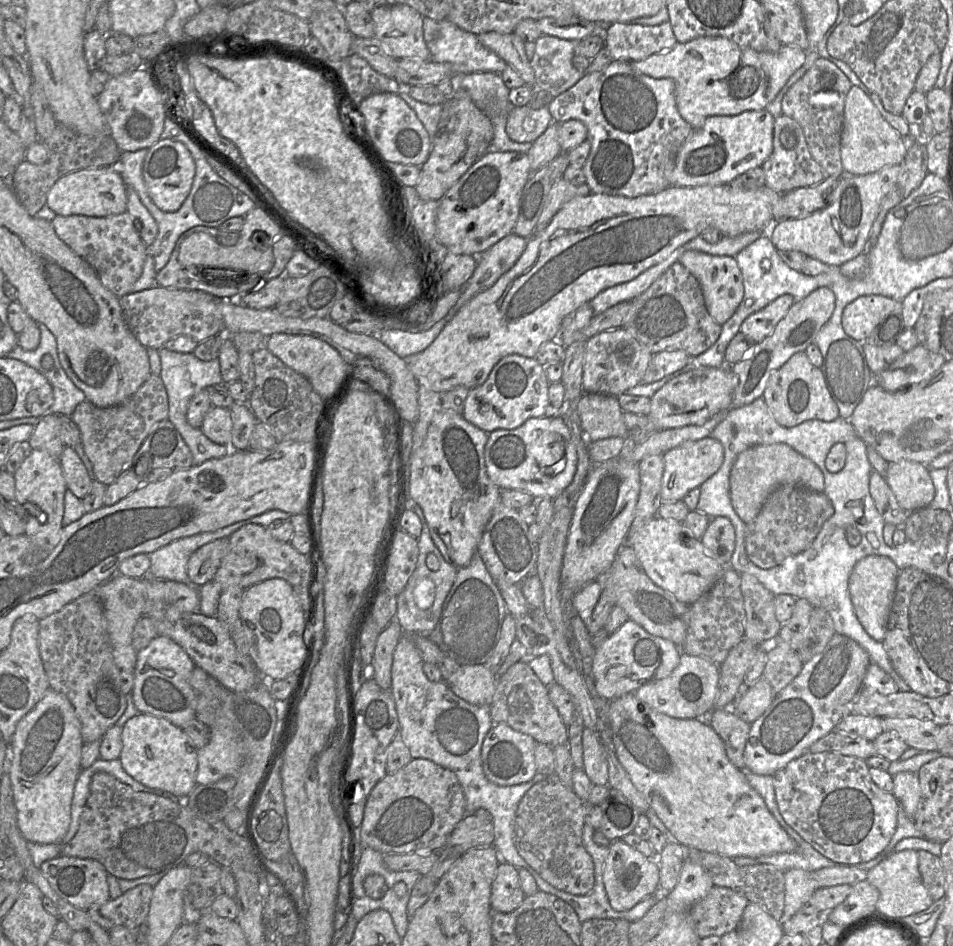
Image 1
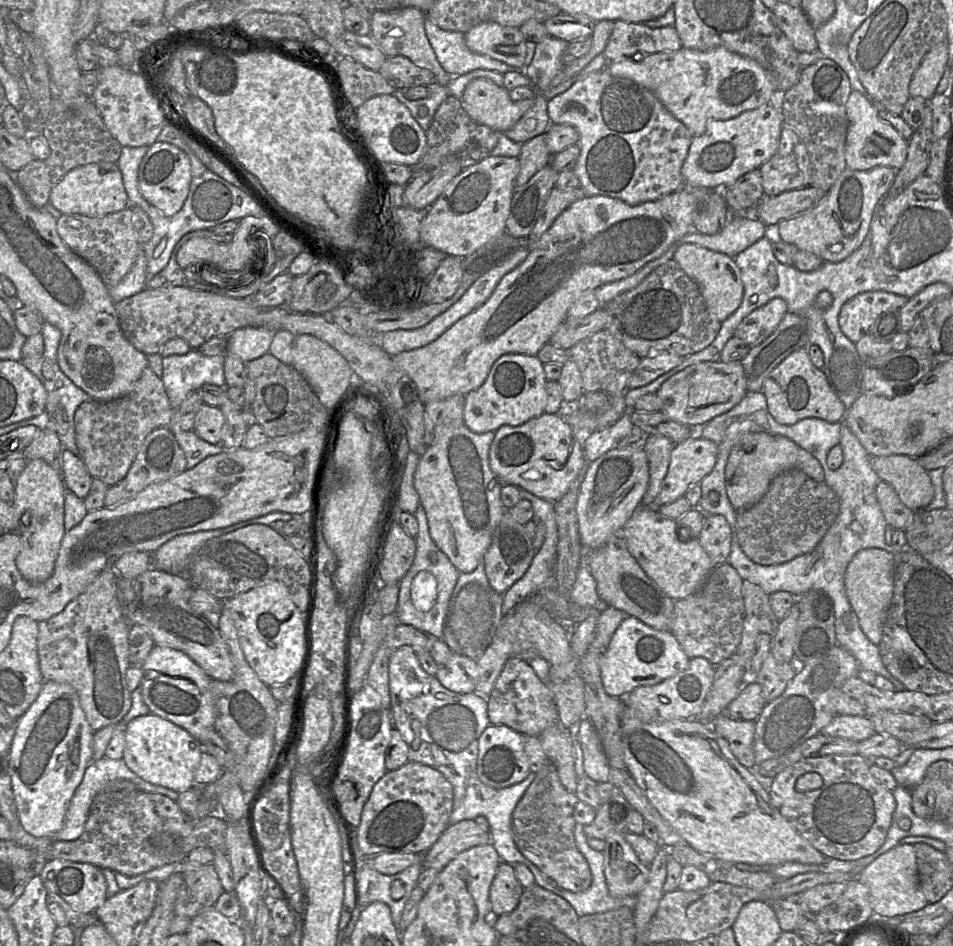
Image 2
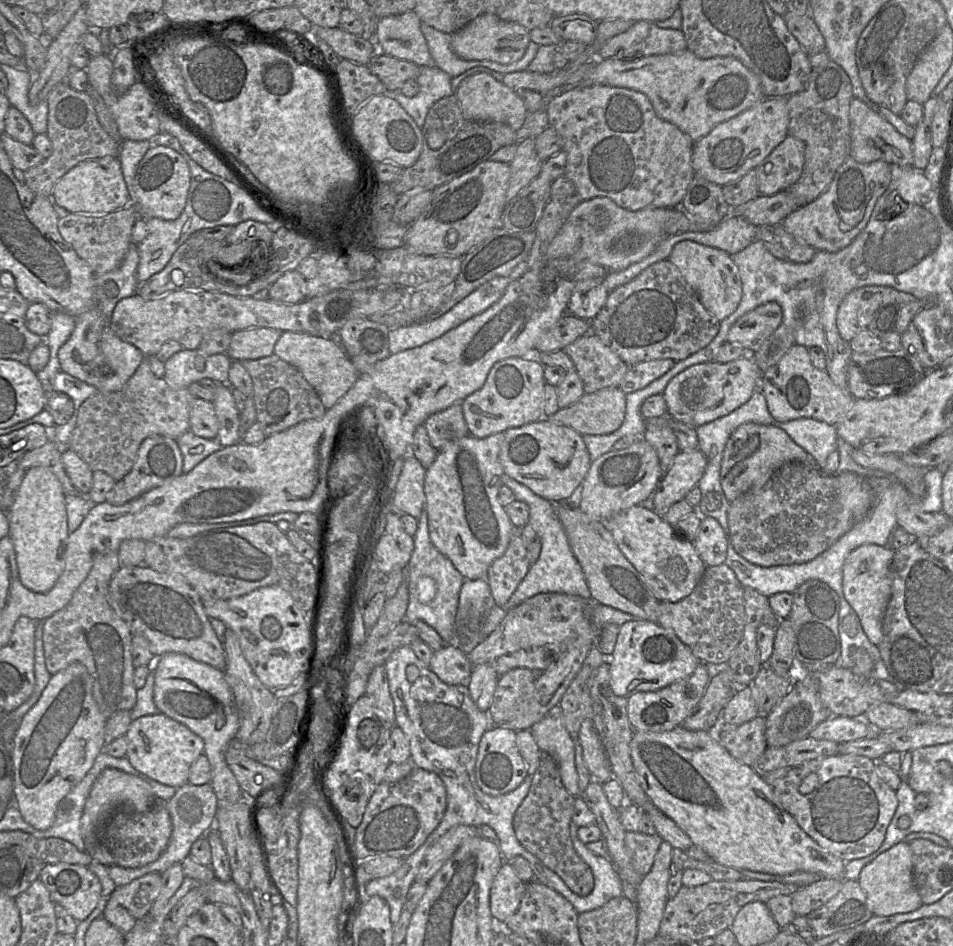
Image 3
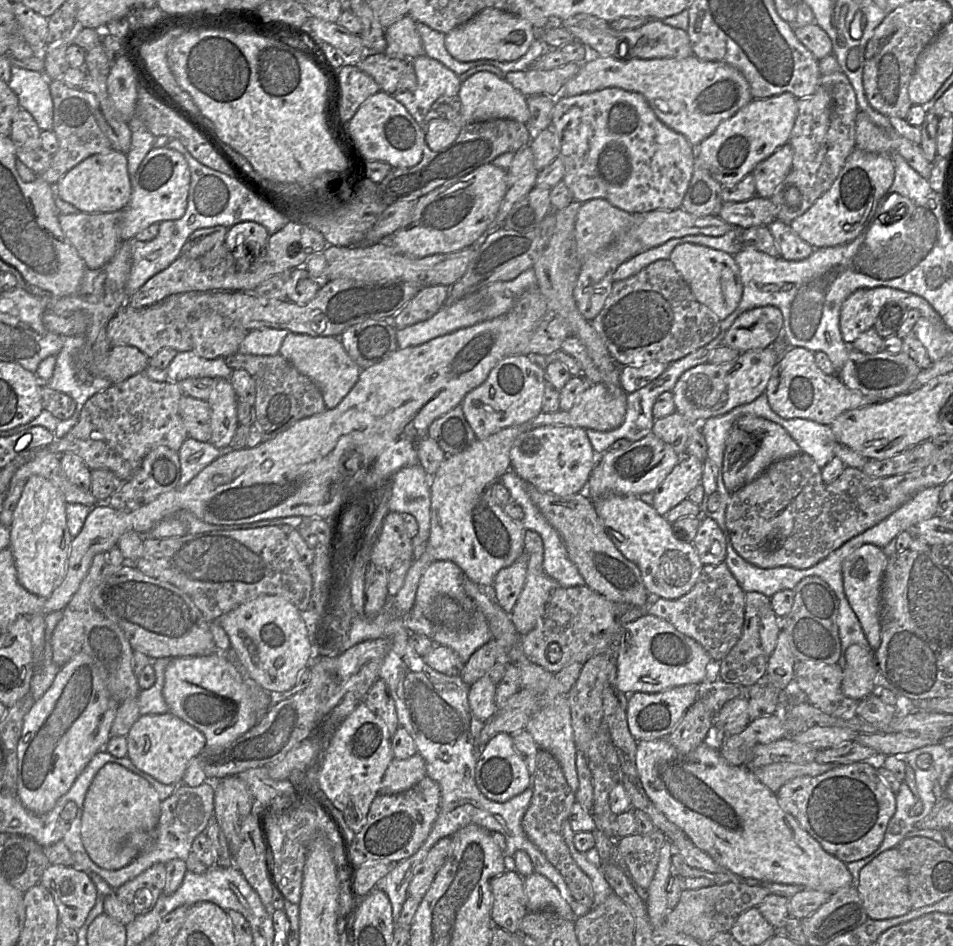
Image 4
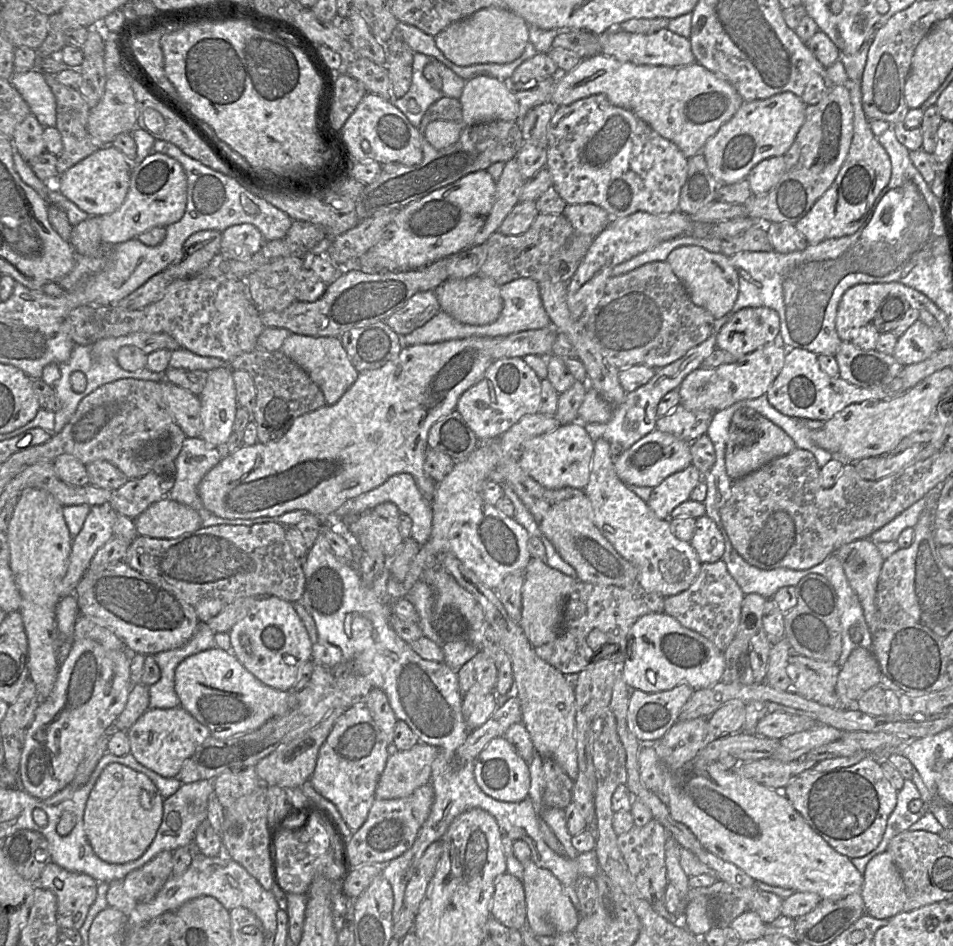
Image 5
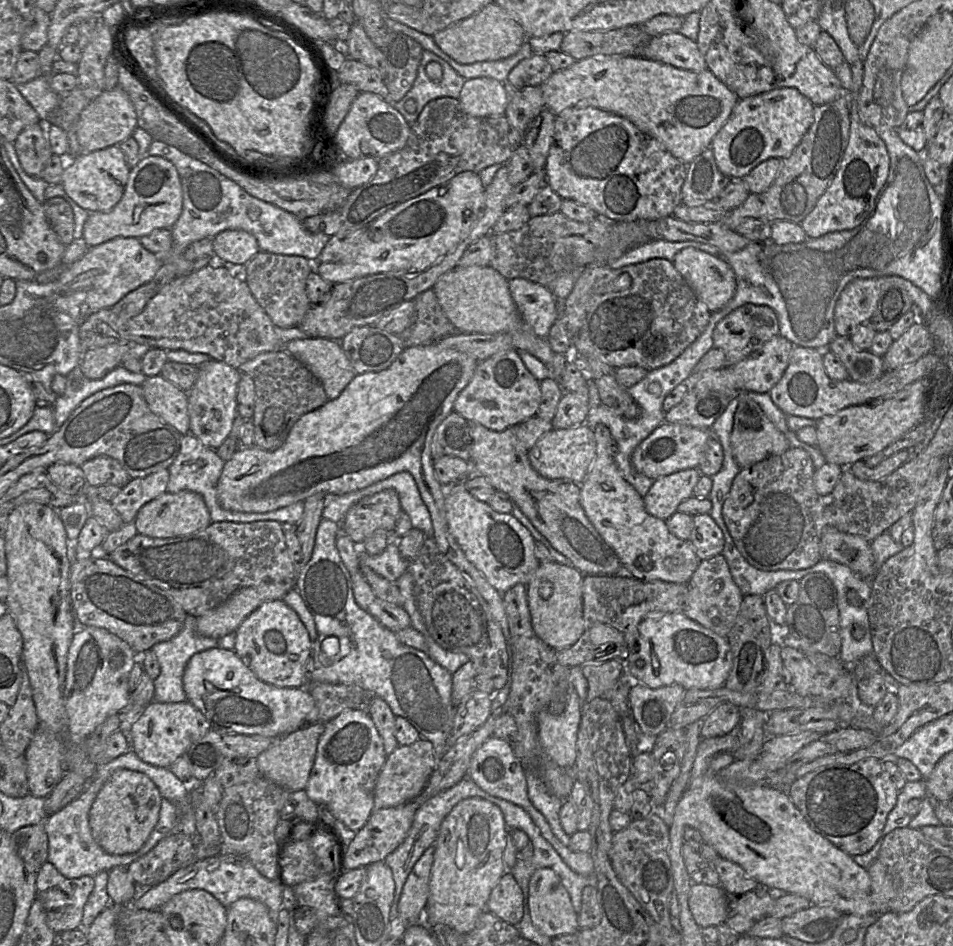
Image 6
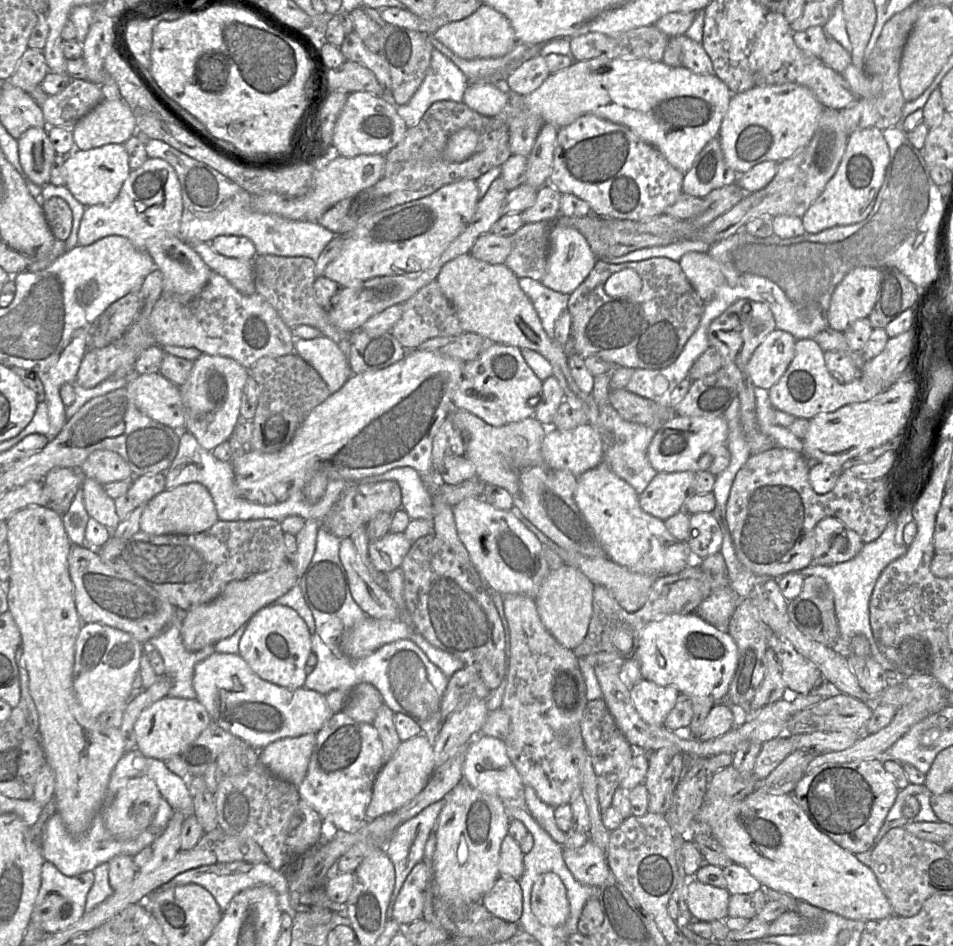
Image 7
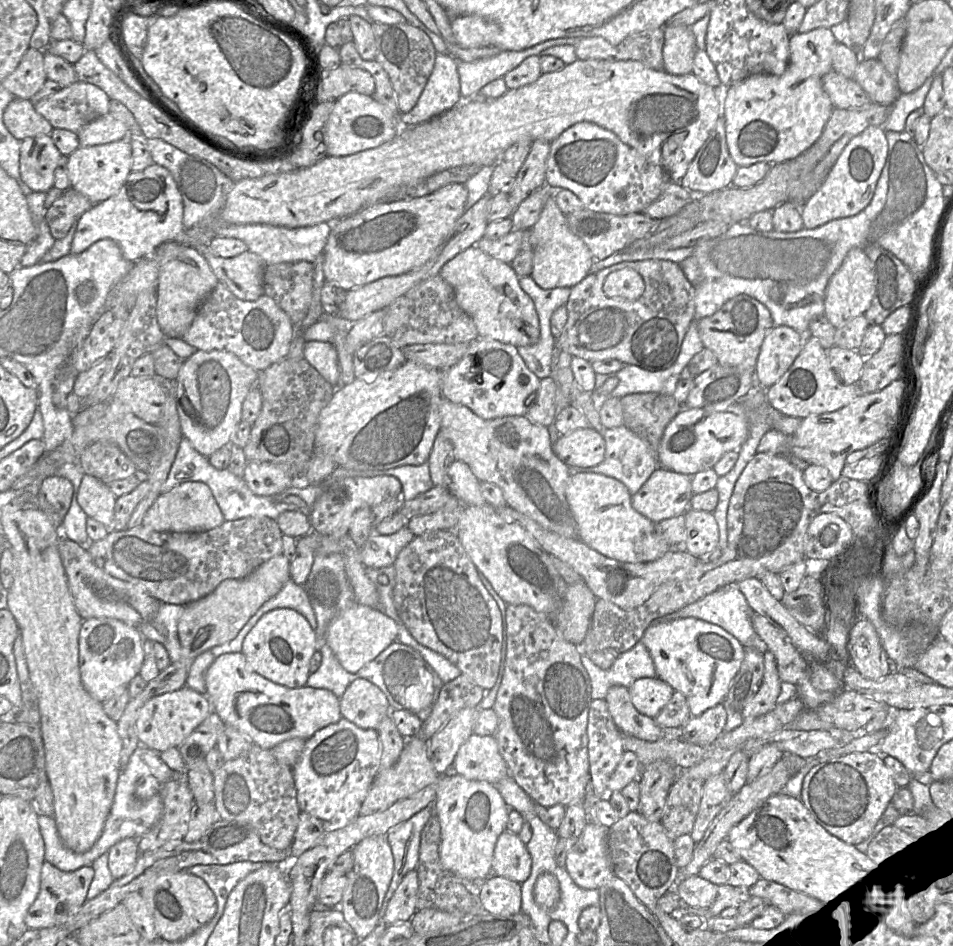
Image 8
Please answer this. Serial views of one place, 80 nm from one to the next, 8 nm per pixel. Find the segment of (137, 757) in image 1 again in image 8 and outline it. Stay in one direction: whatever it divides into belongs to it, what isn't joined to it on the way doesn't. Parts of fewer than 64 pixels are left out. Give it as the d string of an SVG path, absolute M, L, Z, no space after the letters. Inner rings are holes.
M187 687L156 696L140 710L136 721L136 734L139 741L147 748L163 752L172 747L179 747L182 742L207 718L211 712L211 703L205 694Z

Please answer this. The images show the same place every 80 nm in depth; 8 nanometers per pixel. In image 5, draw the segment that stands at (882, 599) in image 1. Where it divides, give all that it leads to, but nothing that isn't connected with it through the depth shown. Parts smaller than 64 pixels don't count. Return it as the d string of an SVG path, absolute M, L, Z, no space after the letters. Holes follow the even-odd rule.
M869 538L841 546L833 554L839 559L849 585L857 595L871 634L876 630L875 598L884 562L876 544Z

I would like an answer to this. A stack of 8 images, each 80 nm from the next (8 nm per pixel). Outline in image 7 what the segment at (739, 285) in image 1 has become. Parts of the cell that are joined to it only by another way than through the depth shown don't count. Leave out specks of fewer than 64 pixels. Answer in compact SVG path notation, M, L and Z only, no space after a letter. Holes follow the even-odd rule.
M698 251L685 253L678 263L699 297L710 301L724 279L719 264L708 253Z

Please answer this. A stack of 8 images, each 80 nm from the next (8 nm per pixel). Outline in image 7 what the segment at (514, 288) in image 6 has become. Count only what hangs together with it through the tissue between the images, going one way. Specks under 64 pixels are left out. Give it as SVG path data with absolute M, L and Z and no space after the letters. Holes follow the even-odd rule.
M529 277L519 278L518 284L532 302L544 331L554 339L555 323L567 311L569 295L553 291Z

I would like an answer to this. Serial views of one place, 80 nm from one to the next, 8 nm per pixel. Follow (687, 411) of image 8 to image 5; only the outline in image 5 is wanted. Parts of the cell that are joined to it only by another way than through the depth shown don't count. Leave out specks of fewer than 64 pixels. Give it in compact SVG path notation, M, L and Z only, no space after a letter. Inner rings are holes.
M655 429L614 457L614 468L617 476L626 485L654 488L669 475L685 469L691 462L690 443Z

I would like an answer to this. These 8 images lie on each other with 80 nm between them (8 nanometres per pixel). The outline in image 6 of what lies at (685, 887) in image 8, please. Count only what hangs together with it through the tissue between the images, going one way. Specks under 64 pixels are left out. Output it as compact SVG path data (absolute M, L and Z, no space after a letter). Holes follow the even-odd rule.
M692 883L689 909L700 928L717 927L730 916L730 896L720 885Z

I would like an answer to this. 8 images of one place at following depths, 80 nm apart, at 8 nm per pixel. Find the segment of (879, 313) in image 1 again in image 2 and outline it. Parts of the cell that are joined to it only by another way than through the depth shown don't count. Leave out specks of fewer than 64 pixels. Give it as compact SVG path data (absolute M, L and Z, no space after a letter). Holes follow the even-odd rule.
M868 291L857 294L841 307L838 322L843 334L856 343L868 334L880 314L900 309L908 298L885 291Z

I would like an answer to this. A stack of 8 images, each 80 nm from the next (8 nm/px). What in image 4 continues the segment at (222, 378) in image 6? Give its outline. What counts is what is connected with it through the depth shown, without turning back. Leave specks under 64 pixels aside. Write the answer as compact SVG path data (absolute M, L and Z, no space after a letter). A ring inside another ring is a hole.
M216 380L207 402L210 406L210 443L219 449L229 450L238 427L237 396L230 381Z

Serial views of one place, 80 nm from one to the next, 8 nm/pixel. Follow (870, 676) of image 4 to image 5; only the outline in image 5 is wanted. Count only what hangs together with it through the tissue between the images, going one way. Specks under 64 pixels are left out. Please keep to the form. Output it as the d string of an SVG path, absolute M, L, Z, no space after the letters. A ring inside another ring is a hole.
M857 647L840 670L835 691L842 700L856 702L868 689L880 683L881 675L872 650Z

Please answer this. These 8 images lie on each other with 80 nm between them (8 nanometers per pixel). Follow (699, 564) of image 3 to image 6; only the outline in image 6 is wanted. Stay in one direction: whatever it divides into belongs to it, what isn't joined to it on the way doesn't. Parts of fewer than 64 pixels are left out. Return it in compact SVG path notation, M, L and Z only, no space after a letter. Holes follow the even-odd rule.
M598 424L593 427L593 432L596 443L596 456L589 473L580 484L580 503L587 518L608 546L614 551L621 562L624 573L644 582L661 580L672 583L687 583L700 562L692 546L688 541L674 536L668 530L666 521L647 513L643 498L620 475L612 455L611 444L613 437L609 429L603 424Z

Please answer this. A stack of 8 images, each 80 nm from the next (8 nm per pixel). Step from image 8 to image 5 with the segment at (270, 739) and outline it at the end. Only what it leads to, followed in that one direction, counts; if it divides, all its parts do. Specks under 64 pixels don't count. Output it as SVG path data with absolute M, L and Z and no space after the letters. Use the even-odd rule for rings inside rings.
M213 647L184 659L175 671L175 691L180 706L209 728L216 739L250 733L273 717L296 706L296 692L280 691L263 684L229 651Z

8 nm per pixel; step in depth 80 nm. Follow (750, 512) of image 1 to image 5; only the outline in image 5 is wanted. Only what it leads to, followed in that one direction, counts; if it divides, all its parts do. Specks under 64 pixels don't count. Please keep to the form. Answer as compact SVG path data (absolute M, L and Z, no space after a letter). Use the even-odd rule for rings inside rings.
M742 407L733 414L725 450L727 475L737 480L779 456L792 452L796 445L792 438L779 426L748 407Z

